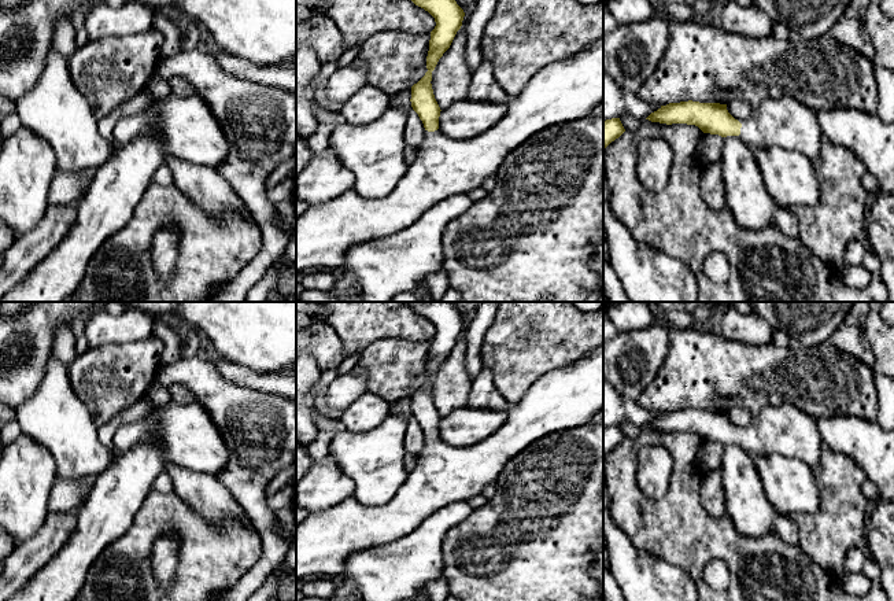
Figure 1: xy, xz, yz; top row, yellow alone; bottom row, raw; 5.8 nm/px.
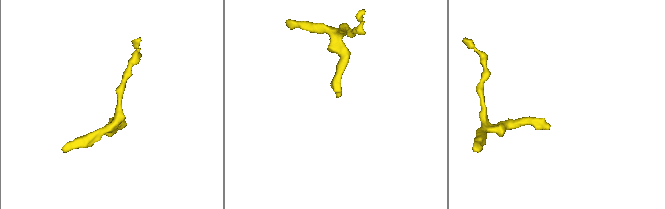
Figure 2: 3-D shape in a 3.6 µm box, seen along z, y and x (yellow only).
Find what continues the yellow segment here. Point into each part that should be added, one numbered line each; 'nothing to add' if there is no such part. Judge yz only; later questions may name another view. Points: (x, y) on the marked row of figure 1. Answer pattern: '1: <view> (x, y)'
1: yz (787, 122)

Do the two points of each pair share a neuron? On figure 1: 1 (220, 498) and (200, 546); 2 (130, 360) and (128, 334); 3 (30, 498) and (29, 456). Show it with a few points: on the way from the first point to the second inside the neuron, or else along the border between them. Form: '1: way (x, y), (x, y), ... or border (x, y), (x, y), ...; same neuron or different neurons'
1: border (184, 502), (207, 520), (243, 520); different neurons
2: border (151, 335), (125, 343), (98, 346); different neurons
3: way (29, 487), (29, 467); same neuron

